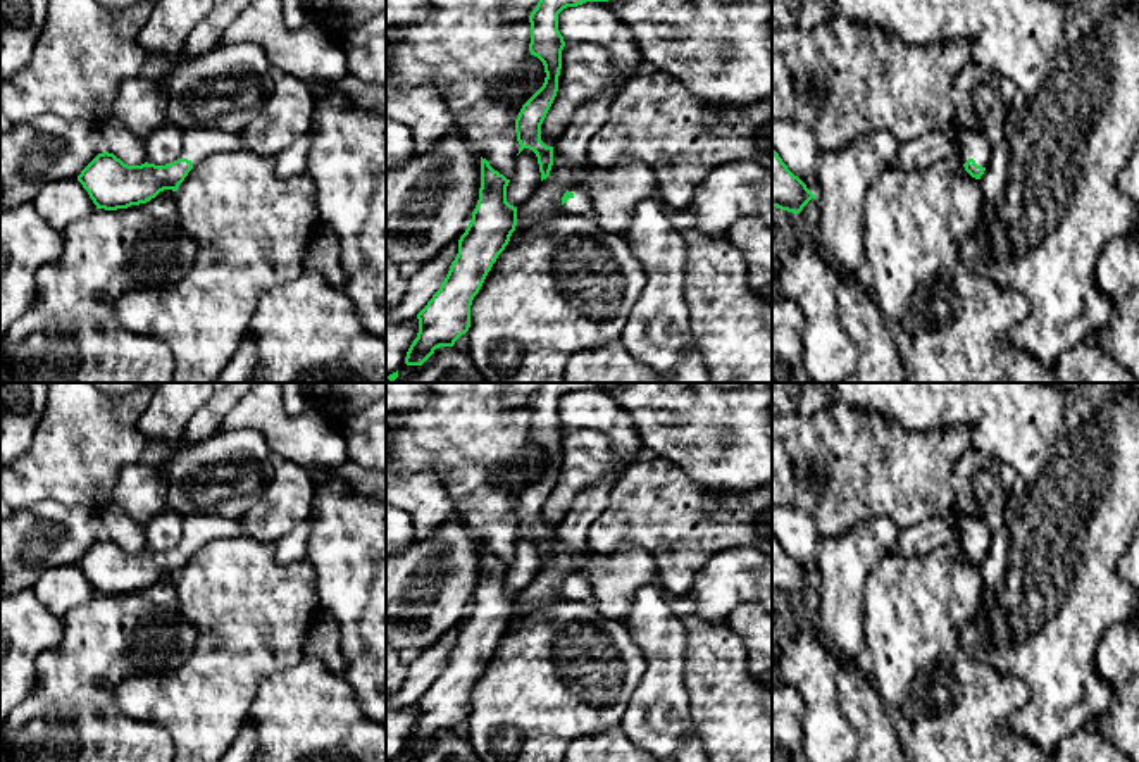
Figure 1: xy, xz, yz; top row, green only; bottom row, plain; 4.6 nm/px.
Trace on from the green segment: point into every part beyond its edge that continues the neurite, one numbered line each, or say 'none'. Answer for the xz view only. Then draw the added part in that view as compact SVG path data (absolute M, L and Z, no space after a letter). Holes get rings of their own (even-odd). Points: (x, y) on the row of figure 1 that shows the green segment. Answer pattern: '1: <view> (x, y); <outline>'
1: xz (581, 204); M572 183L569 191L572 191L574 197L569 198L562 205L562 212L563 214L593 215L594 207L593 207L593 200L591 200L591 193L589 193L588 186Z

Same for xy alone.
1: xy (199, 143); M190 128L183 131L179 159L188 159L193 166L196 166L214 153L229 153L240 148L243 148L240 133L215 128Z

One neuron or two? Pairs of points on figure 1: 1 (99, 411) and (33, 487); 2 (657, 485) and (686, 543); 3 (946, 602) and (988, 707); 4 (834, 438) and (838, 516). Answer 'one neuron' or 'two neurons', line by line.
1: one neuron
2: one neuron
3: one neuron
4: one neuron

